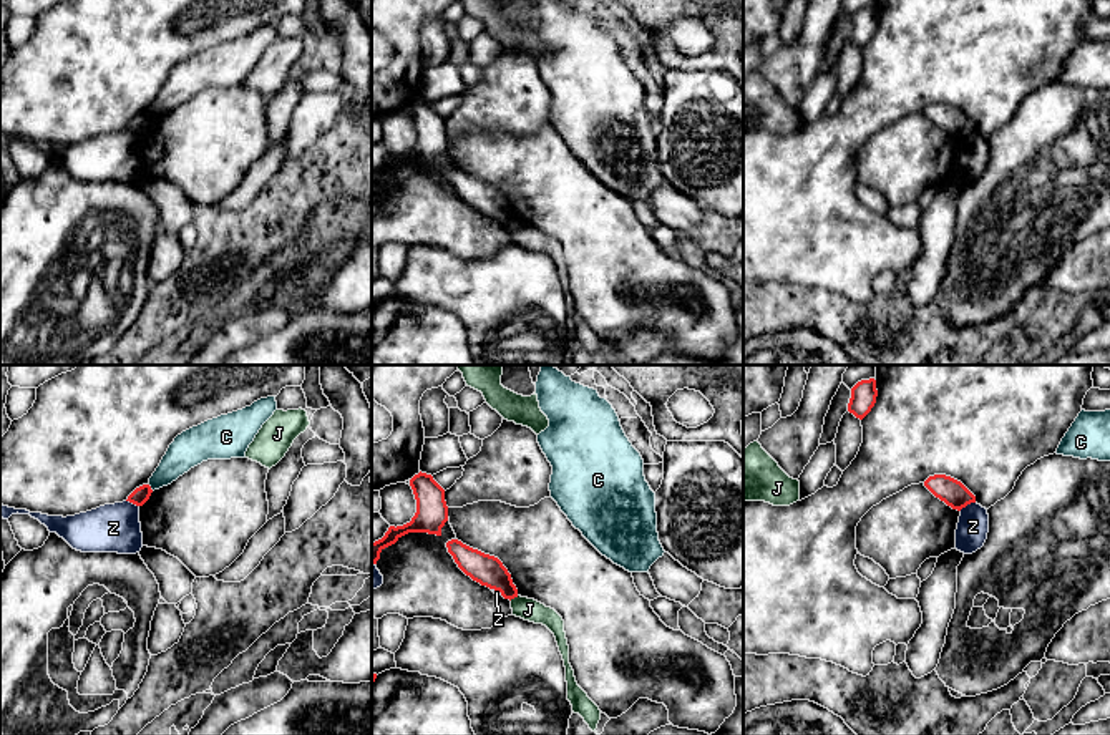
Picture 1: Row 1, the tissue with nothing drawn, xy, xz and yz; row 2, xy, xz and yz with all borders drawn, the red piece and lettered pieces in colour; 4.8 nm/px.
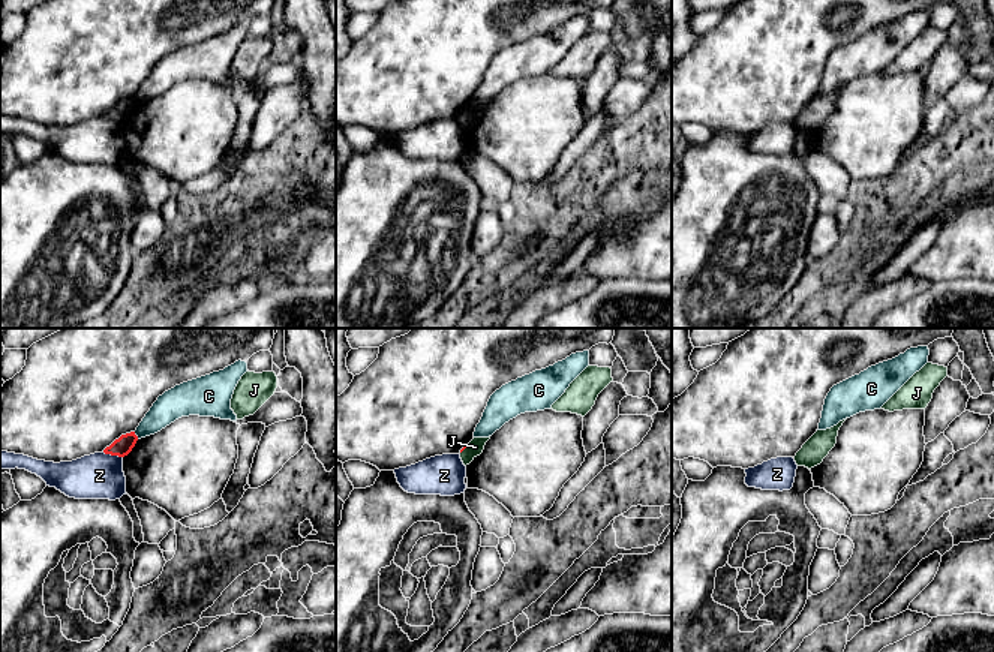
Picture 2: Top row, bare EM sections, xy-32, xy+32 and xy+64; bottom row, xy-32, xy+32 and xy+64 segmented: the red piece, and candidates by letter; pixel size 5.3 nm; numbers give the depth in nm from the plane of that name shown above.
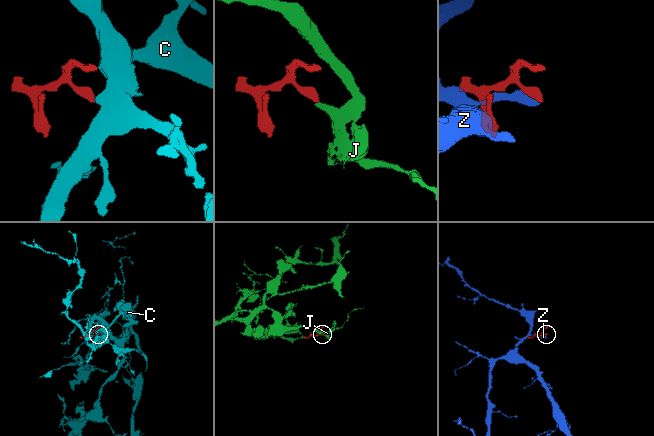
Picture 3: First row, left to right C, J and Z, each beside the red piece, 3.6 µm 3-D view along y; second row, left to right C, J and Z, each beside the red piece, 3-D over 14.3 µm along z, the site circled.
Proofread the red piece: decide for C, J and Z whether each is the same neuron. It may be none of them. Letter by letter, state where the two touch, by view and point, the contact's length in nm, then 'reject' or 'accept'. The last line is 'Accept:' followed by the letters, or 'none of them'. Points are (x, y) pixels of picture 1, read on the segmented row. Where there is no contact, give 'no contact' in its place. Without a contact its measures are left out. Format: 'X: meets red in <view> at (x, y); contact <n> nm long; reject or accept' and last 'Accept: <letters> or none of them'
C: meets red in xy at (150, 488); contact 40 nm long; reject
J: meets red in xz at (513, 598); contact 50 nm long; reject
Z: meets red in yz at (966, 505); contact 90 nm long; reject
Accept: none of them

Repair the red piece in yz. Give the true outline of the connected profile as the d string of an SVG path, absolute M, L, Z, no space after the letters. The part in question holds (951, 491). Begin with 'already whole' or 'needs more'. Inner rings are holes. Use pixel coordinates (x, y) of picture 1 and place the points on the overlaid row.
already whole; M934 475L924 481L924 486L941 501L952 509L961 511L971 503L976 503L976 496L957 479L946 475Z

